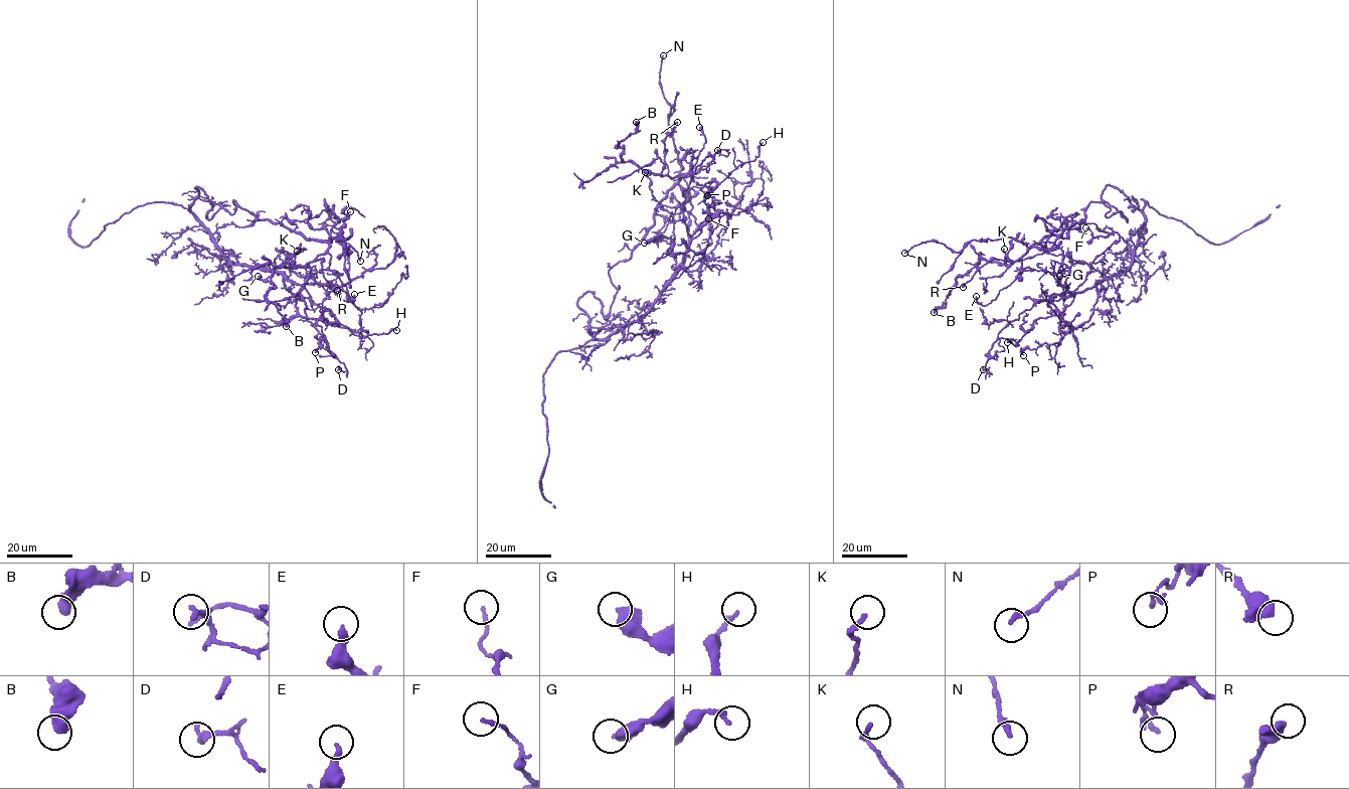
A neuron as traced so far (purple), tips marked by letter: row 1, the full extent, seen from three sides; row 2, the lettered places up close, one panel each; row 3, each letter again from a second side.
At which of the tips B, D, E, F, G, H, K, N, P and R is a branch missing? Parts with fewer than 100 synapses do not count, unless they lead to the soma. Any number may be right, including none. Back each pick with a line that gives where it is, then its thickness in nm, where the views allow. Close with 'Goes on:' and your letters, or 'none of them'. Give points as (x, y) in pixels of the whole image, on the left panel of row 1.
Goes on: none of them

